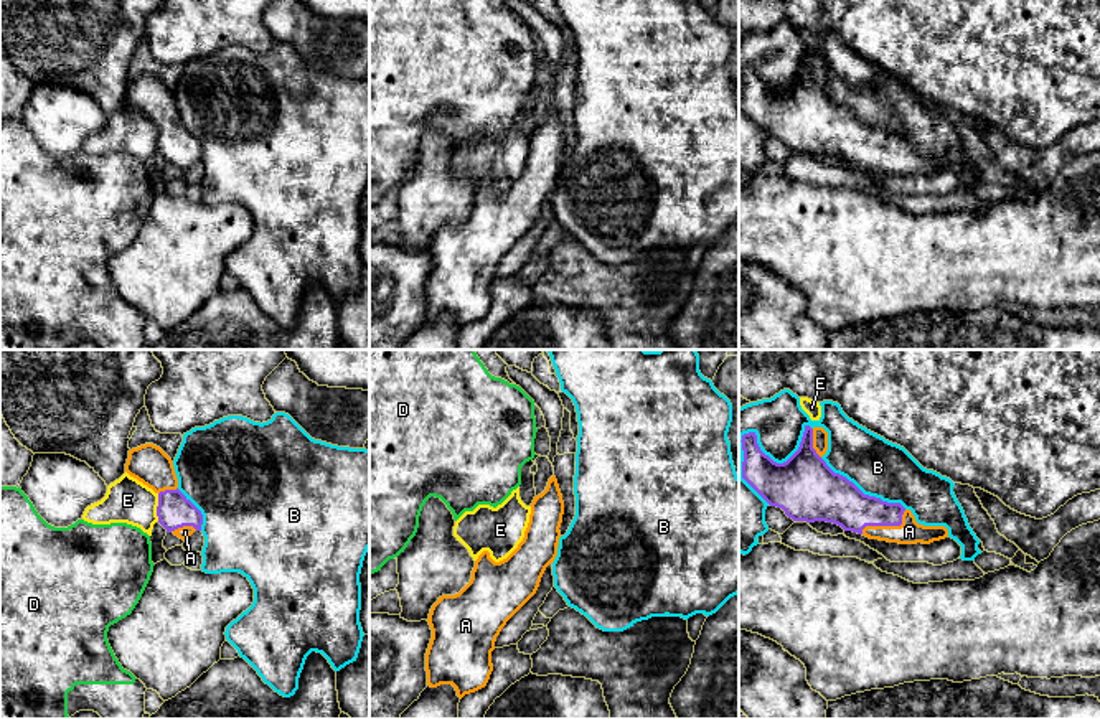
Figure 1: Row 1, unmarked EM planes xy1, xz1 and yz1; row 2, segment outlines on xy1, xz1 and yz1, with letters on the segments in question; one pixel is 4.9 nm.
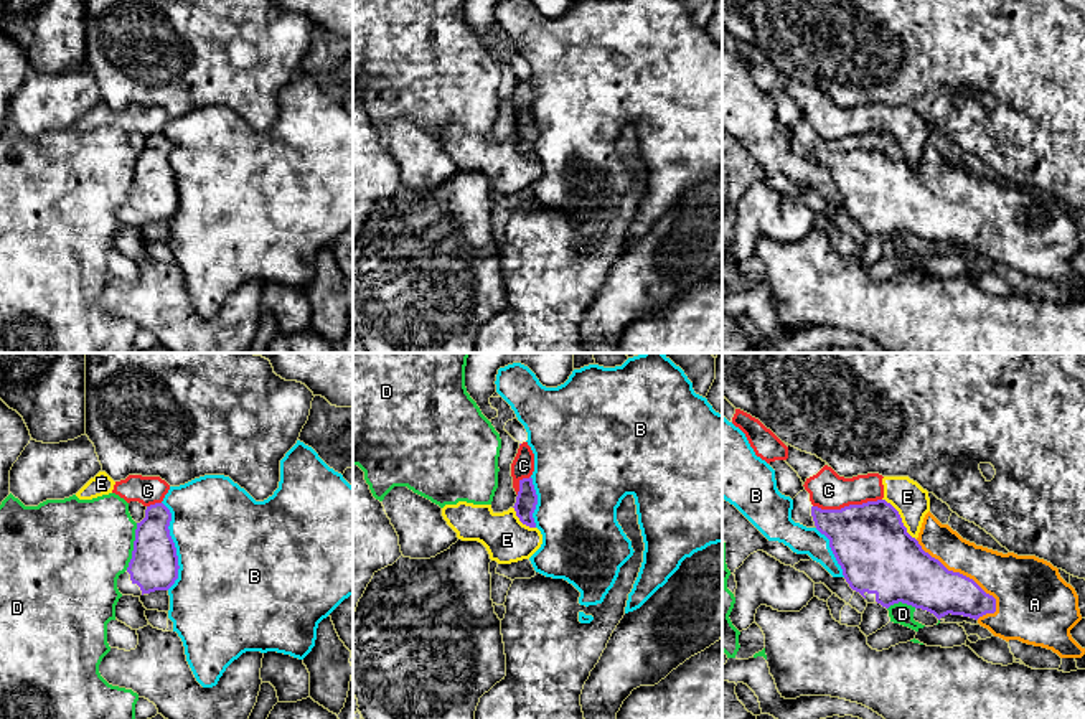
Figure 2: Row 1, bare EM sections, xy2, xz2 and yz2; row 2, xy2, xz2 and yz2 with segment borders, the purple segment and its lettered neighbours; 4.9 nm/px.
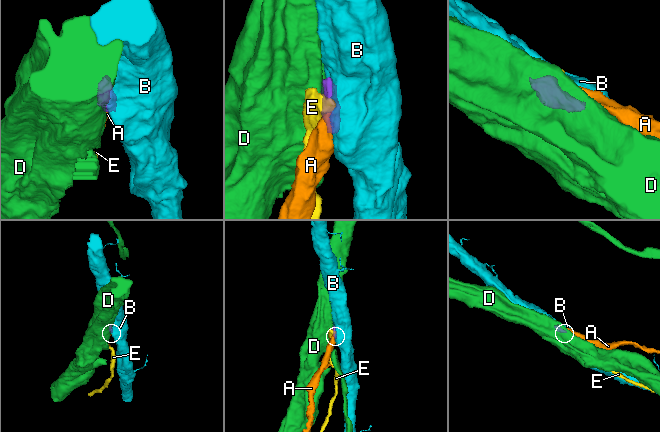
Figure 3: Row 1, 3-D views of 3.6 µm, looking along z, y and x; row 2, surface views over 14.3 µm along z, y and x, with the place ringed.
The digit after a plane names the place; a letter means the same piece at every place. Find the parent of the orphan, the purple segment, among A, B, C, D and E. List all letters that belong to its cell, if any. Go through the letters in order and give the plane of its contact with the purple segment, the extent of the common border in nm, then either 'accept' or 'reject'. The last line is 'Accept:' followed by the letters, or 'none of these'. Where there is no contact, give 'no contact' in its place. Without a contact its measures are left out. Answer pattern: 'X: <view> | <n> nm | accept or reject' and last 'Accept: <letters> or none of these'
A: yz2 | 550 nm | accept
B: yz1 | 440 nm | reject
C: yz2 | 340 nm | reject
D: xy2 | 240 nm | reject
E: yz2 | 260 nm | reject
Accept: A

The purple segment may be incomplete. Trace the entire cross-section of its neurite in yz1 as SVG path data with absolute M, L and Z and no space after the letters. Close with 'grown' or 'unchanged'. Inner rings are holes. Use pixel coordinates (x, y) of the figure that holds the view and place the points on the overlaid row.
M805 425L798 450L783 463L765 455L755 432L742 435L742 478L793 521L826 521L844 531L899 544L930 544L948 538L945 526L924 526L900 503L864 495L821 458L828 432Z; grown

